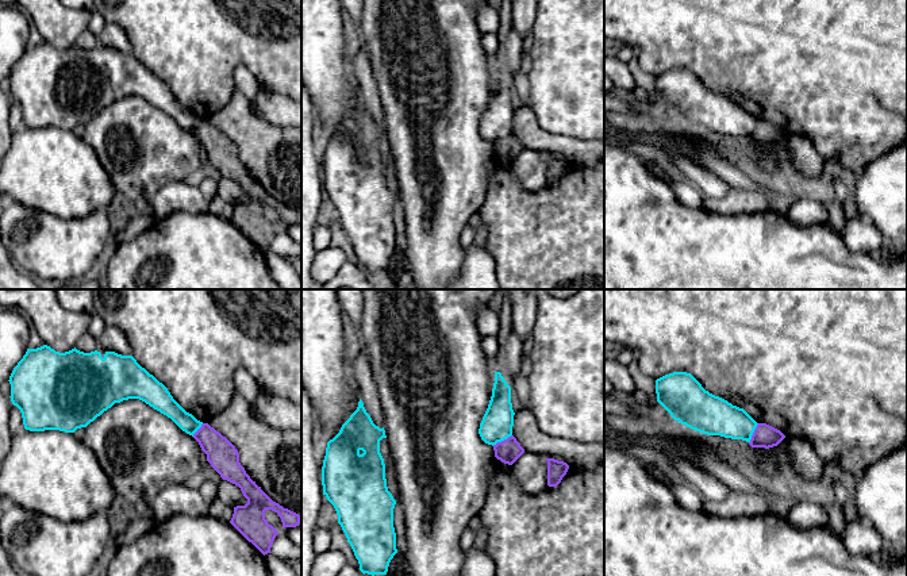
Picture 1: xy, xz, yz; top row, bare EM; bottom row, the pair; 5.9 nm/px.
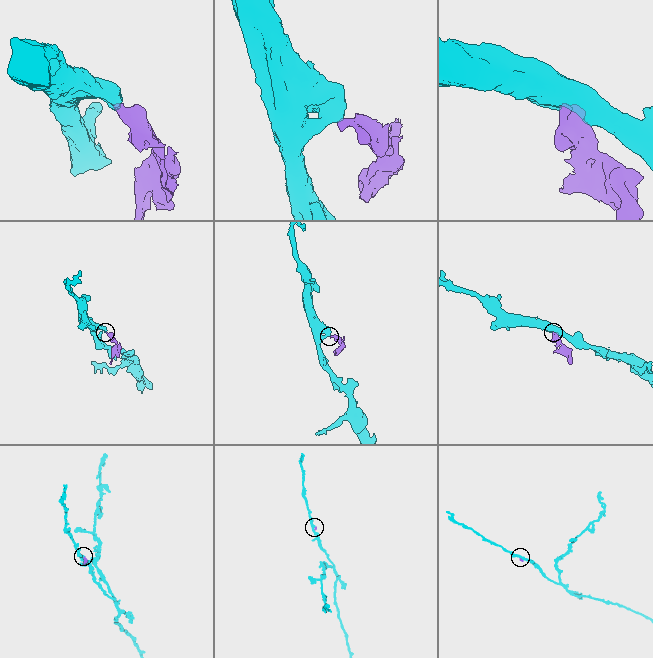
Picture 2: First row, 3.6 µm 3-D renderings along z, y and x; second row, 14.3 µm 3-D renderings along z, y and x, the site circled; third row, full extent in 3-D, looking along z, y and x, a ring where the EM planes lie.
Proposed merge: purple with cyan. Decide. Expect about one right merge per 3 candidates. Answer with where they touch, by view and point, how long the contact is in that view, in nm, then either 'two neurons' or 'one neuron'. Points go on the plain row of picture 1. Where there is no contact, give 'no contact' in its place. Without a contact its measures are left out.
contact xz (502, 138); length 140 nm; two neurons

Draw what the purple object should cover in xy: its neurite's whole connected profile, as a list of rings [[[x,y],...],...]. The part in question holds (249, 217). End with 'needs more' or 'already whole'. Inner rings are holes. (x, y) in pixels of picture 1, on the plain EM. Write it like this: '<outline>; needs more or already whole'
[[[203,120],[193,135],[220,174],[238,183],[247,196],[245,203],[234,204],[230,220],[264,253],[270,250],[278,229],[268,220],[265,208],[277,210],[284,226],[299,223],[300,212],[273,199],[246,170],[235,143],[208,120]]]; already whole

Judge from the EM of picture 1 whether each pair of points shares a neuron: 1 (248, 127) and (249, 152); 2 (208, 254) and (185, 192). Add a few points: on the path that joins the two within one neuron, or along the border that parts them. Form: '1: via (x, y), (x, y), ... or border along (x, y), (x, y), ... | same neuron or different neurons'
1: via (248, 133), (249, 146) | same neuron
2: border along (207, 210), (202, 212), (175, 211), (162, 219) | different neurons

